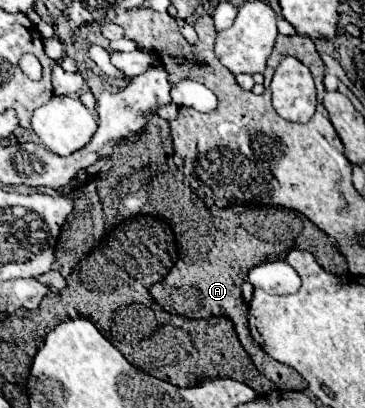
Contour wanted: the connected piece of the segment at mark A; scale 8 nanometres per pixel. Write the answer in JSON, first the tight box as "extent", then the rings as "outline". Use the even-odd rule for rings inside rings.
{"extent":[56,114,346,390],"outline":[[[152,114],[146,122],[146,128],[142,130],[138,140],[124,140],[116,146],[112,152],[114,168],[104,180],[94,180],[84,184],[80,196],[76,198],[74,212],[68,216],[62,234],[58,238],[56,246],[56,262],[60,264],[62,276],[68,276],[72,268],[92,252],[94,246],[100,244],[100,238],[104,238],[106,228],[110,230],[114,222],[104,222],[104,210],[100,196],[112,196],[112,194],[124,194],[124,220],[136,216],[136,214],[156,214],[172,226],[172,232],[176,234],[178,244],[178,260],[170,274],[154,284],[150,288],[152,298],[166,310],[174,312],[178,316],[186,318],[210,318],[210,316],[226,316],[232,320],[234,330],[240,338],[240,344],[252,358],[254,366],[270,378],[280,390],[304,390],[306,380],[290,366],[276,362],[270,358],[250,336],[248,330],[248,306],[242,300],[242,284],[248,278],[248,270],[252,266],[272,262],[272,260],[284,260],[288,250],[308,250],[314,254],[316,262],[332,272],[332,274],[346,274],[346,258],[336,250],[336,244],[330,236],[326,236],[318,226],[314,226],[304,214],[298,214],[294,210],[286,210],[280,206],[268,208],[254,208],[252,210],[252,224],[250,214],[238,212],[238,206],[230,208],[218,208],[212,202],[200,198],[194,190],[192,180],[184,180],[184,176],[178,172],[176,164],[172,162],[172,140],[170,140],[170,128],[168,122],[162,120],[158,114]],[[68,226],[74,228],[74,234],[68,234]]]}

